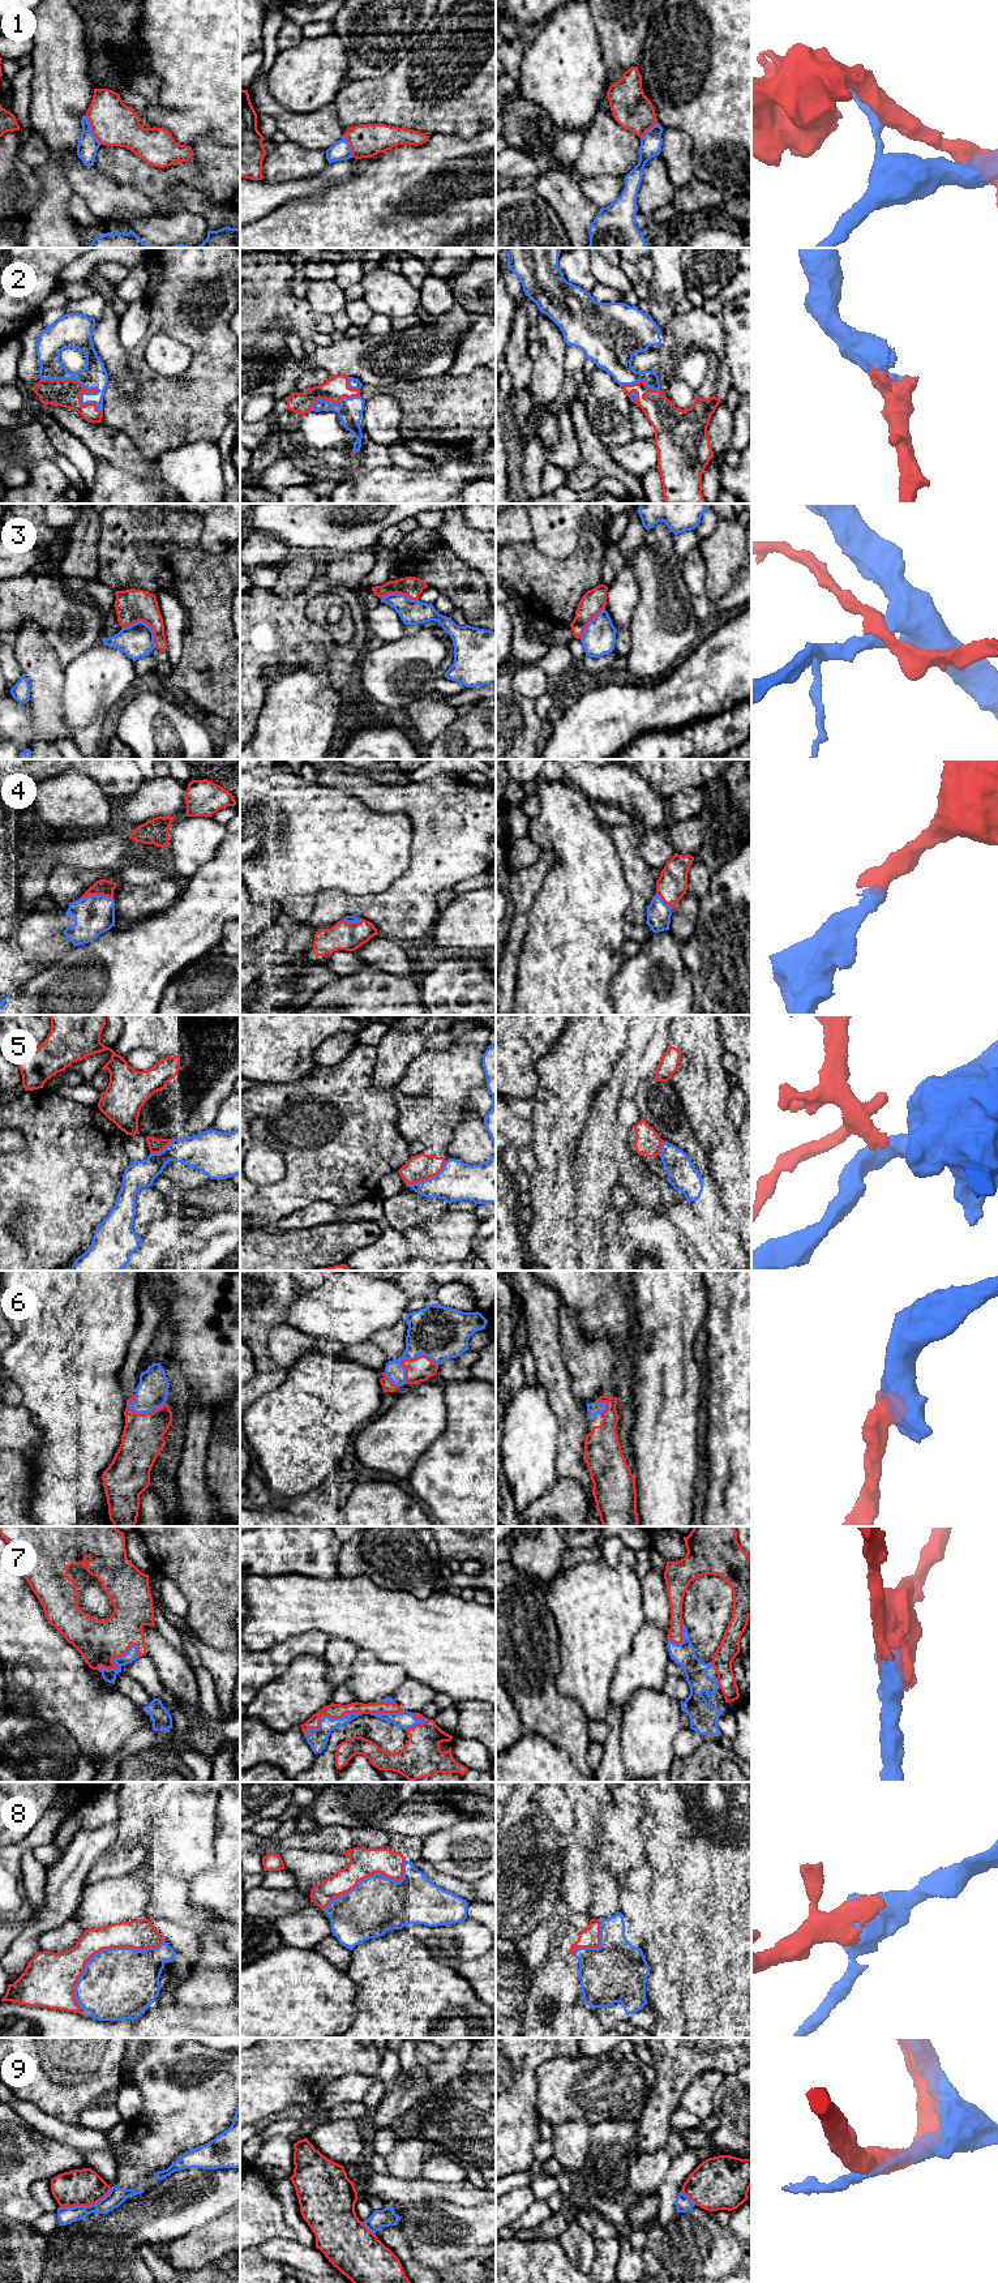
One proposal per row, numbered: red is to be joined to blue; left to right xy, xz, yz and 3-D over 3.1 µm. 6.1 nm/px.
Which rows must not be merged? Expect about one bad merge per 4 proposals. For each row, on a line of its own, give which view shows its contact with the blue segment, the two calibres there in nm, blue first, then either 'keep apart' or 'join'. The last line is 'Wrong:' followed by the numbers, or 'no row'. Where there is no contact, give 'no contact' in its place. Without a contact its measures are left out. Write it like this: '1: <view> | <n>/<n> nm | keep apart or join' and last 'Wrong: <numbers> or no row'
1: xy | 130/280 nm | keep apart
2: xy | 160/170 nm | join
3: xy | 200/200 nm | keep apart
4: xy | 240/100 nm | join
5: xz | 240/160 nm | keep apart
6: xz | 320/150 nm | join
7: xy | 80/260 nm | join
8: xy | 440/190 nm | join
9: xy | 110/220 nm | keep apart
Wrong: 1, 3, 5, 9

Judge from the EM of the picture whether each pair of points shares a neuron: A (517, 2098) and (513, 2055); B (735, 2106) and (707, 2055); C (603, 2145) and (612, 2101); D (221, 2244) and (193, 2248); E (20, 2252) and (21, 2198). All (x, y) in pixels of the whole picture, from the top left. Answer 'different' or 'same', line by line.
A: same
B: different
C: different
D: same
E: different

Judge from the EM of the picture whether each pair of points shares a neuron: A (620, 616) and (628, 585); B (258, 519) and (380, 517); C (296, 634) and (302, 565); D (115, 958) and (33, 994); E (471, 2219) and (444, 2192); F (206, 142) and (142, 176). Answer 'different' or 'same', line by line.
A: same
B: same
C: different
D: same
E: different
F: same

